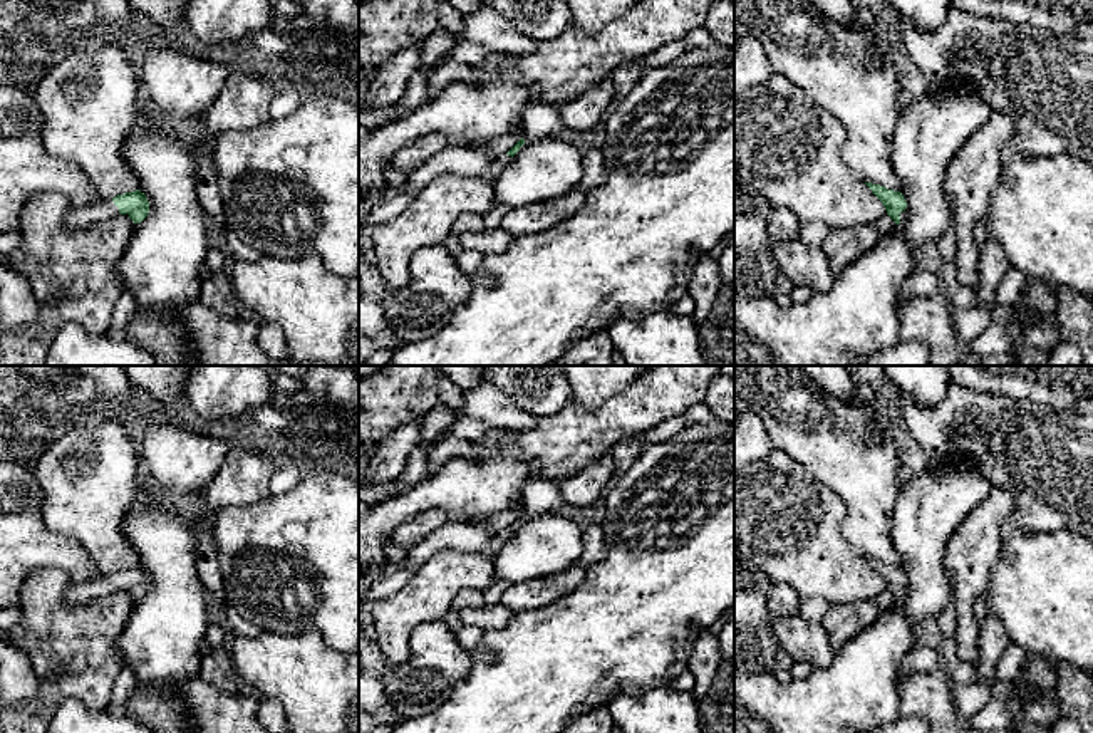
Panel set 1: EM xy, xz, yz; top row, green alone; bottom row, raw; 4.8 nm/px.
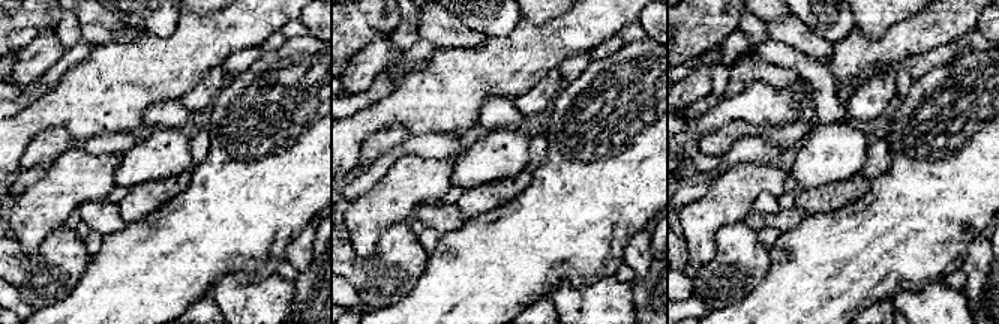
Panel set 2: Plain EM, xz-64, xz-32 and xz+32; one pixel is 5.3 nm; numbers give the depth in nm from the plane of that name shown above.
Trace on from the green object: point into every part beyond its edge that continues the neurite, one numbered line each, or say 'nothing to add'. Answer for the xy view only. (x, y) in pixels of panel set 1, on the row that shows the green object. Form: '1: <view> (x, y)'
1: xy (76, 218)

